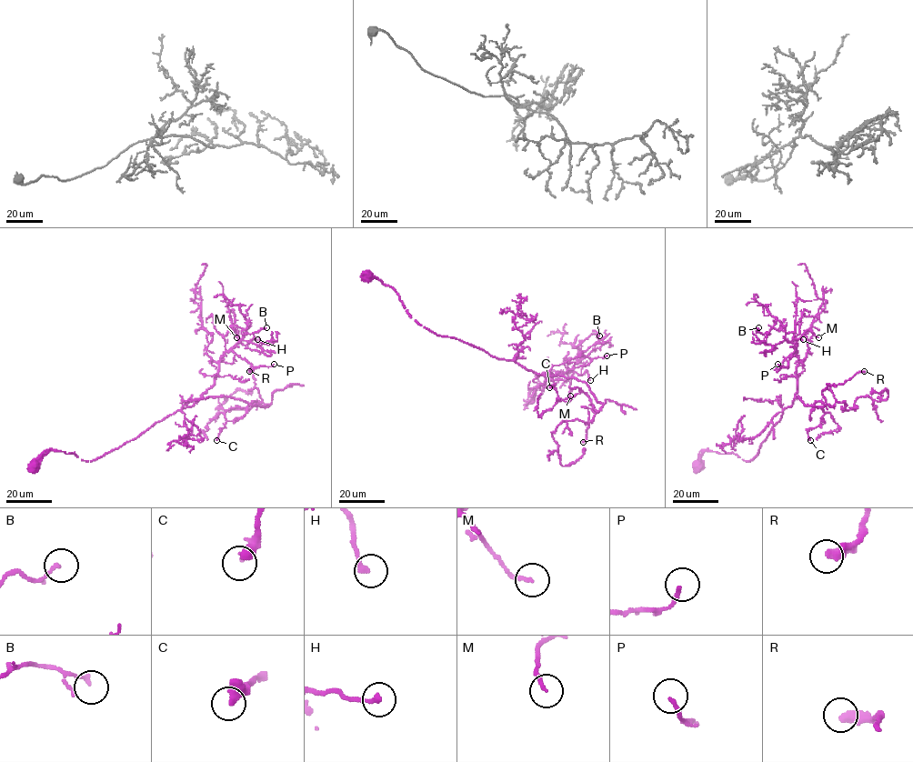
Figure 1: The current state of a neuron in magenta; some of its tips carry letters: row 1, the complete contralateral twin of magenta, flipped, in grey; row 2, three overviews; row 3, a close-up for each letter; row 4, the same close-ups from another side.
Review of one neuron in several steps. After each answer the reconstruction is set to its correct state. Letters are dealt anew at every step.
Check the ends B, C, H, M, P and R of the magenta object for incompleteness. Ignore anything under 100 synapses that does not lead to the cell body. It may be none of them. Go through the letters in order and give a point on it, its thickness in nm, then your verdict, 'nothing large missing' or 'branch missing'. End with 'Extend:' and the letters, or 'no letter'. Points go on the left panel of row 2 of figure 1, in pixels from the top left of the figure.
B: (266, 327) | 160 nm | nothing large missing
C: (216, 440) | 400 nm | nothing large missing
H: (257, 339) | 240 nm | nothing large missing
M: (236, 337) | 170 nm | nothing large missing
P: (274, 364) | 170 nm | nothing large missing
R: (249, 371) | 440 nm | nothing large missing
Extend: no letter

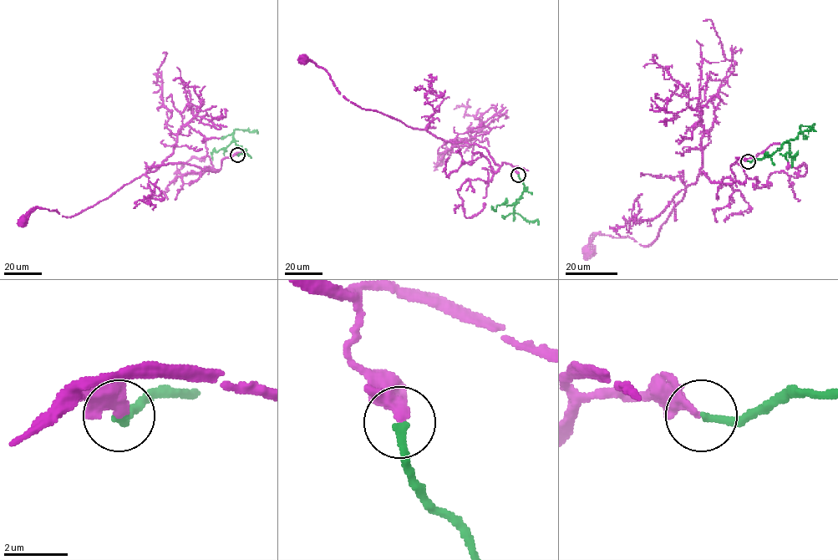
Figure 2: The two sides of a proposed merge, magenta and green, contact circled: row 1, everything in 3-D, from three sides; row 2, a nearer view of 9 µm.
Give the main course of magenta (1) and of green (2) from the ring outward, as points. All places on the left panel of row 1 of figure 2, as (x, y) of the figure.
1: (238, 155), (224, 158), (220, 169), (214, 171), (185, 163), (160, 165), (71, 216), (37, 208), (22, 221)
2: (238, 155), (243, 153), (233, 140), (233, 131), (237, 129), (257, 134)

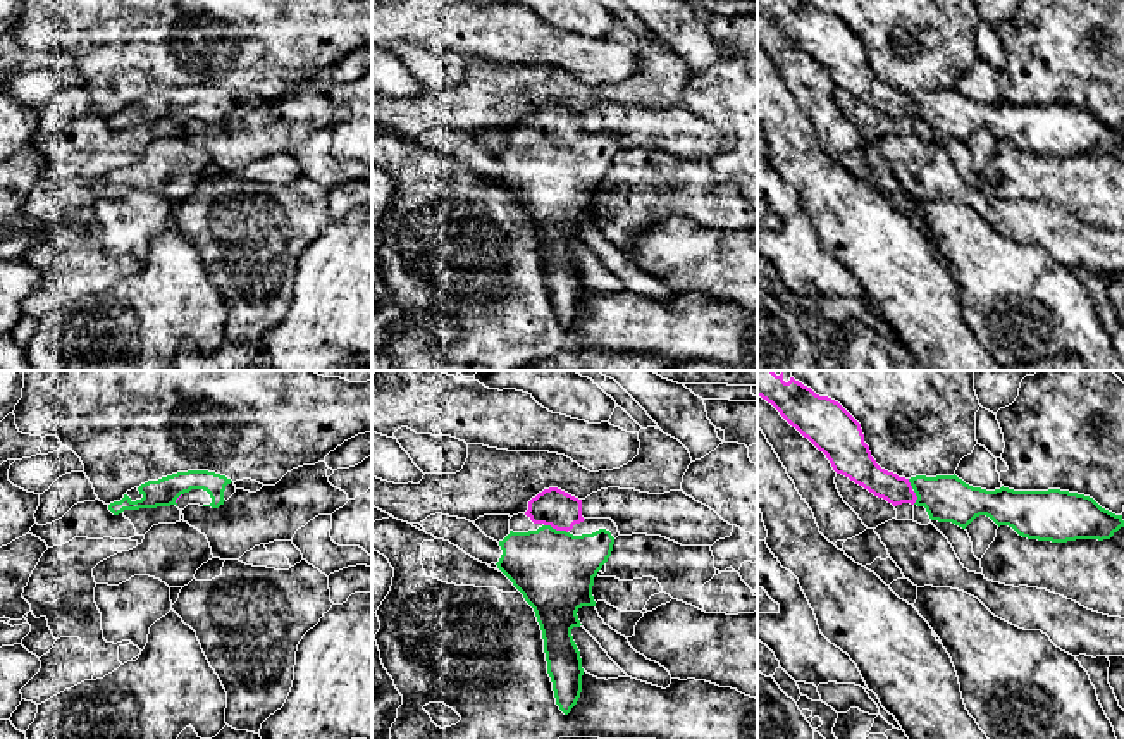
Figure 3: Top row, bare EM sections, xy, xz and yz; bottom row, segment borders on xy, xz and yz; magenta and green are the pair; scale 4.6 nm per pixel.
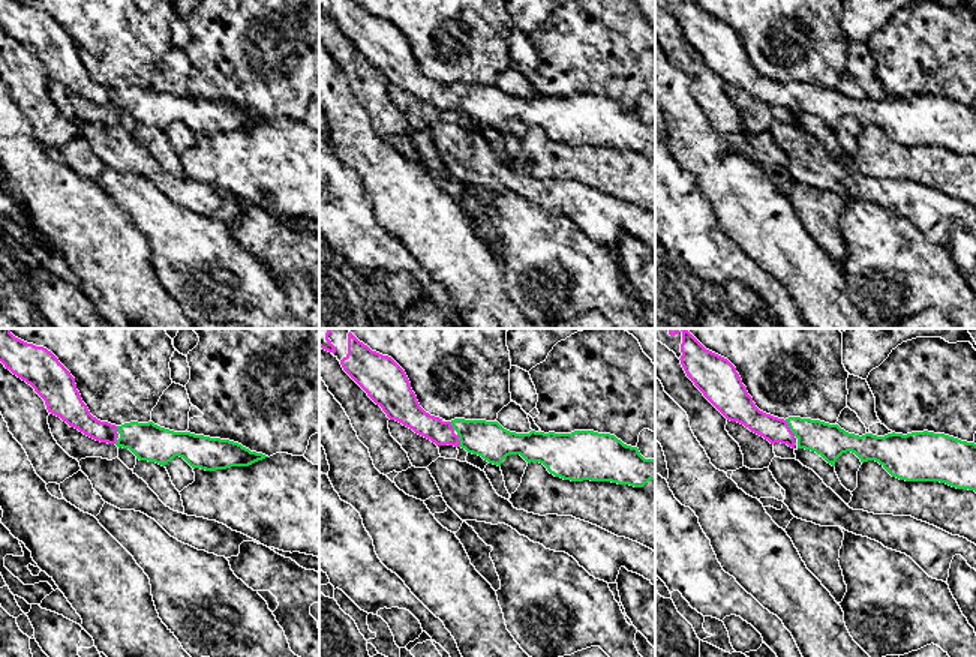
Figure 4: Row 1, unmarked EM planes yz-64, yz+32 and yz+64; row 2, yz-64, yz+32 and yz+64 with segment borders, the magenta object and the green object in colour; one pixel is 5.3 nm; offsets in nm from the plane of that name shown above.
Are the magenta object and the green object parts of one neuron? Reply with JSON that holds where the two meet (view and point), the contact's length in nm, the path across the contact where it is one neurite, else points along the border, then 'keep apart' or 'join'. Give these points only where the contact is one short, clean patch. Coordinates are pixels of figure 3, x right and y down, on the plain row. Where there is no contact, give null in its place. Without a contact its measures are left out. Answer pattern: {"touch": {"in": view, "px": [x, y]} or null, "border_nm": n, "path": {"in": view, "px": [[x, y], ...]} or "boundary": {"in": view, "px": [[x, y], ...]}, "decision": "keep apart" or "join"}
{"touch": {"in": "xz", "px": [556, 143]}, "border_nm": 120, "path": {"in": "xz", "px": [[553, 121], [556, 124], [556, 143], [555, 185]]}, "decision": "join"}

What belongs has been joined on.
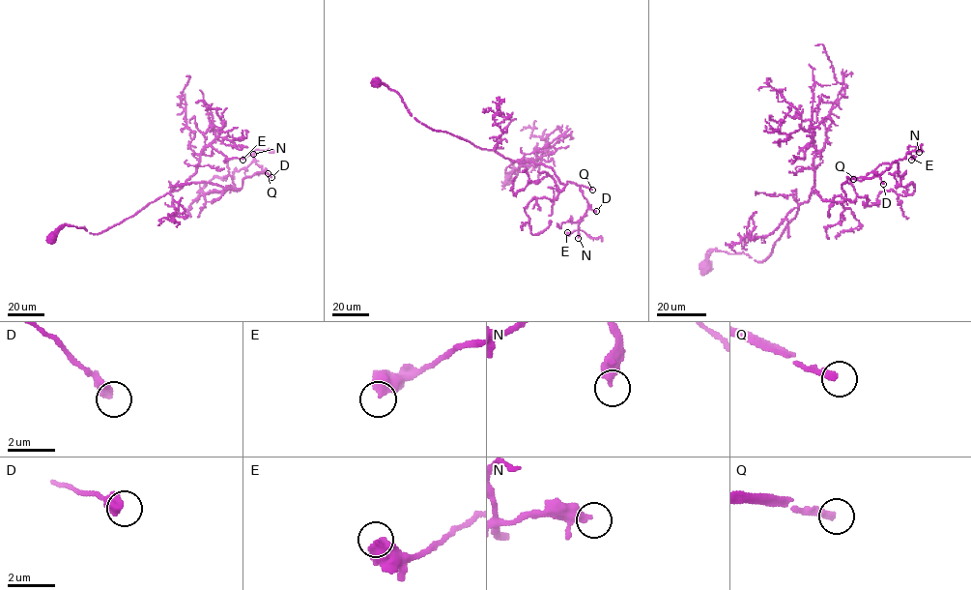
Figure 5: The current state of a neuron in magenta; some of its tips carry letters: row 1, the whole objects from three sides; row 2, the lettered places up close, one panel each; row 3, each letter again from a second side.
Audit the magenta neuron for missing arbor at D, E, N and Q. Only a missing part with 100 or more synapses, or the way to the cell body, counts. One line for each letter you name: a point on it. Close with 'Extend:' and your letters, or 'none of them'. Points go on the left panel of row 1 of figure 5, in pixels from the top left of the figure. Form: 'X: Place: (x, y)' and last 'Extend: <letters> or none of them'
Q: Place: (268, 173)
Extend: Q

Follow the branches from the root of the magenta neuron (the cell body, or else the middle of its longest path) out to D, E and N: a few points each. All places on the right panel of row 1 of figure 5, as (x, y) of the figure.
D: (705, 267), (714, 250), (763, 261), (815, 191), (823, 200), (842, 201), (849, 179), (879, 176), (883, 184)
E: (705, 267), (714, 250), (763, 261), (813, 192), (842, 201), (849, 179), (880, 175), (907, 152), (911, 160)
N: (705, 267), (714, 250), (763, 261), (813, 192), (842, 201), (849, 179), (880, 175), (919, 152)

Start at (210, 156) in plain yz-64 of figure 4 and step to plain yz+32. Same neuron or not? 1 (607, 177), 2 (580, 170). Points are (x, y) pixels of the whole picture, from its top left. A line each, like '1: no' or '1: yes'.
1: yes
2: yes

